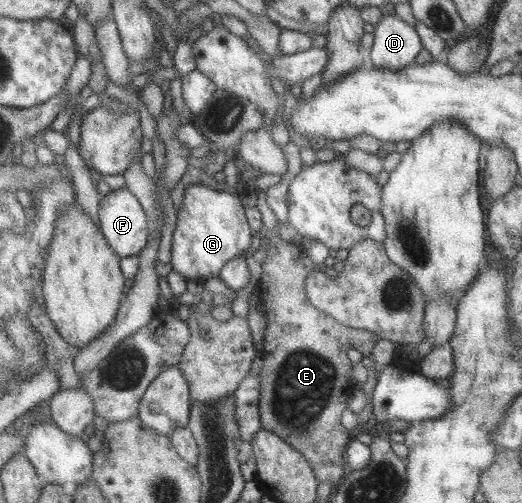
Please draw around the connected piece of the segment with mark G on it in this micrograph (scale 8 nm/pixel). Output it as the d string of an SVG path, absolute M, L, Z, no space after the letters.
M190 185L184 190L182 205L175 211L177 220L172 233L171 269L189 281L206 282L219 277L222 266L233 257L250 251L250 227L240 197L214 191L204 185Z

